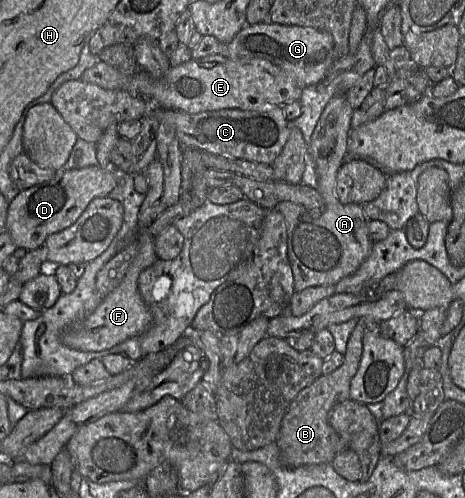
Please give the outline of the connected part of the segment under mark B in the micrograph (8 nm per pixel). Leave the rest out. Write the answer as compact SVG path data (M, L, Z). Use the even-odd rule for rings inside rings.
M357 320L348 339L342 365L328 375L321 375L312 384L302 389L291 402L283 417L277 445L283 463L288 467L329 464L337 454L348 448L344 440L330 425L329 413L338 403L350 399L350 383L356 374L361 355L364 334L378 324Z

